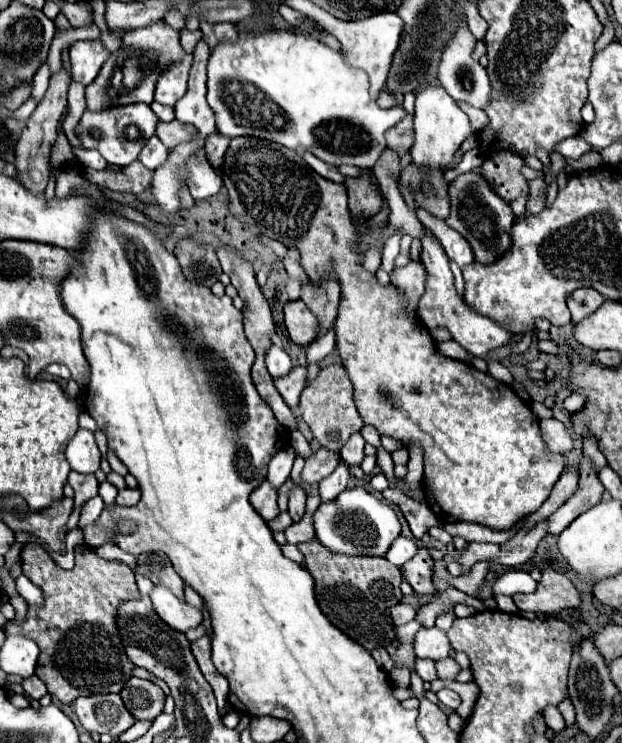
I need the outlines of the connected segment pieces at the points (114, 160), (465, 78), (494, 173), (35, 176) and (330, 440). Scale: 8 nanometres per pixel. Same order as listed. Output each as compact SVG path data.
M147 104L111 106L111 108L97 110L97 112L85 110L79 120L79 126L77 126L77 138L83 148L95 148L103 154L103 158L111 166L123 168L123 166L129 166L131 162L137 160L147 138L151 138L155 134L157 122L159 122L159 118Z
M461 22L461 26L457 28L457 34L453 36L453 40L447 42L445 46L445 52L441 54L441 62L439 62L439 82L441 86L445 86L447 94L451 98L455 98L457 102L465 102L473 108L485 108L491 100L491 84L489 84L489 78L487 78L487 72L485 68L471 58L471 52L475 48L475 36L469 32L467 24Z
M499 150L485 158L481 172L501 198L515 200L521 192L529 192L529 182L519 174L525 162L511 150Z
M61 68L57 74L51 76L49 88L35 108L35 112L29 116L25 124L25 132L21 132L17 144L15 144L15 168L17 168L17 180L31 192L31 194L43 194L47 182L49 182L49 154L51 146L57 138L57 124L61 120L63 110L67 108L67 88L71 84L71 74Z
M325 366L319 376L301 392L299 408L303 412L303 420L309 424L311 432L319 440L319 444L327 450L339 452L351 434L363 428L363 420L353 402L353 386L343 366Z

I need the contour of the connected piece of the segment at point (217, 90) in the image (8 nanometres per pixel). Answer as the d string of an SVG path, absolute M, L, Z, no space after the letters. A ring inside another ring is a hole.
M273 28L273 30L239 30L239 36L237 36L235 42L223 40L213 48L213 52L209 56L209 62L207 62L207 102L209 102L209 106L213 108L213 112L217 116L217 132L227 136L227 138L257 136L257 138L265 138L265 140L283 144L283 146L293 148L293 150L307 150L307 152L315 154L319 160L323 160L327 164L333 164L333 166L351 164L351 166L359 166L359 168L373 168L375 166L381 152L387 148L383 134L407 116L407 112L401 106L395 106L391 110L379 108L369 98L369 78L365 78L365 72L349 70L349 66L345 66L345 60L341 58L339 52L331 50L327 44L321 44L313 36L299 34L299 32L293 32L293 30L277 30L277 28Z

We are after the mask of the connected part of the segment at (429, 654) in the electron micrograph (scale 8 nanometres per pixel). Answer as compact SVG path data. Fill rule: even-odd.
M421 628L415 634L415 654L417 658L429 658L429 660L439 660L449 656L451 652L451 642L447 634L439 628Z

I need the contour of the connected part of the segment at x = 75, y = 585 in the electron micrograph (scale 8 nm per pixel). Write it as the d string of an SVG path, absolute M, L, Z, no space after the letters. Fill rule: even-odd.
M25 544L21 552L21 560L23 560L23 574L37 588L43 590L43 604L39 608L29 606L25 620L23 622L9 620L3 626L3 632L5 634L19 632L21 636L33 640L39 646L39 660L37 660L35 676L39 676L45 682L49 694L53 694L61 704L71 704L79 696L121 692L125 682L131 678L131 670L135 668L135 664L125 656L125 648L119 638L115 618L123 602L139 598L133 570L121 562L99 558L89 546L81 546L75 550L73 570L61 570L39 544Z

